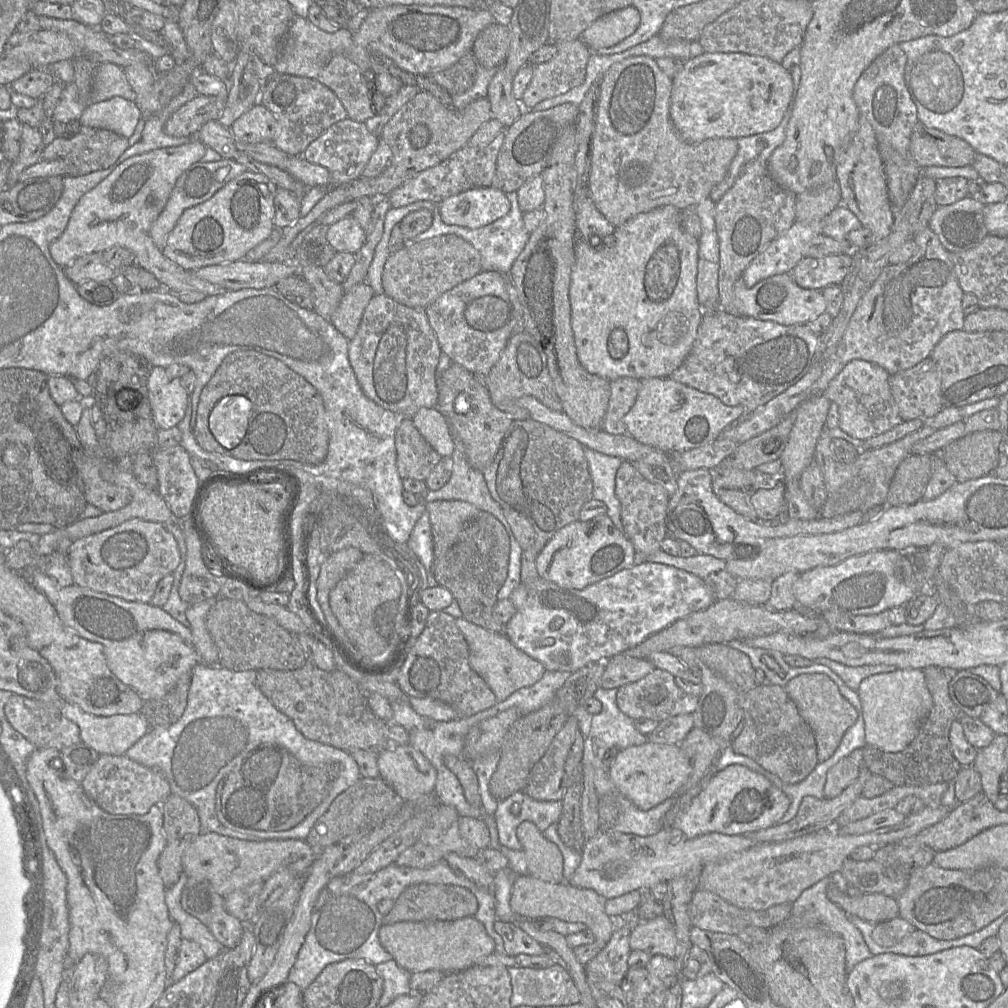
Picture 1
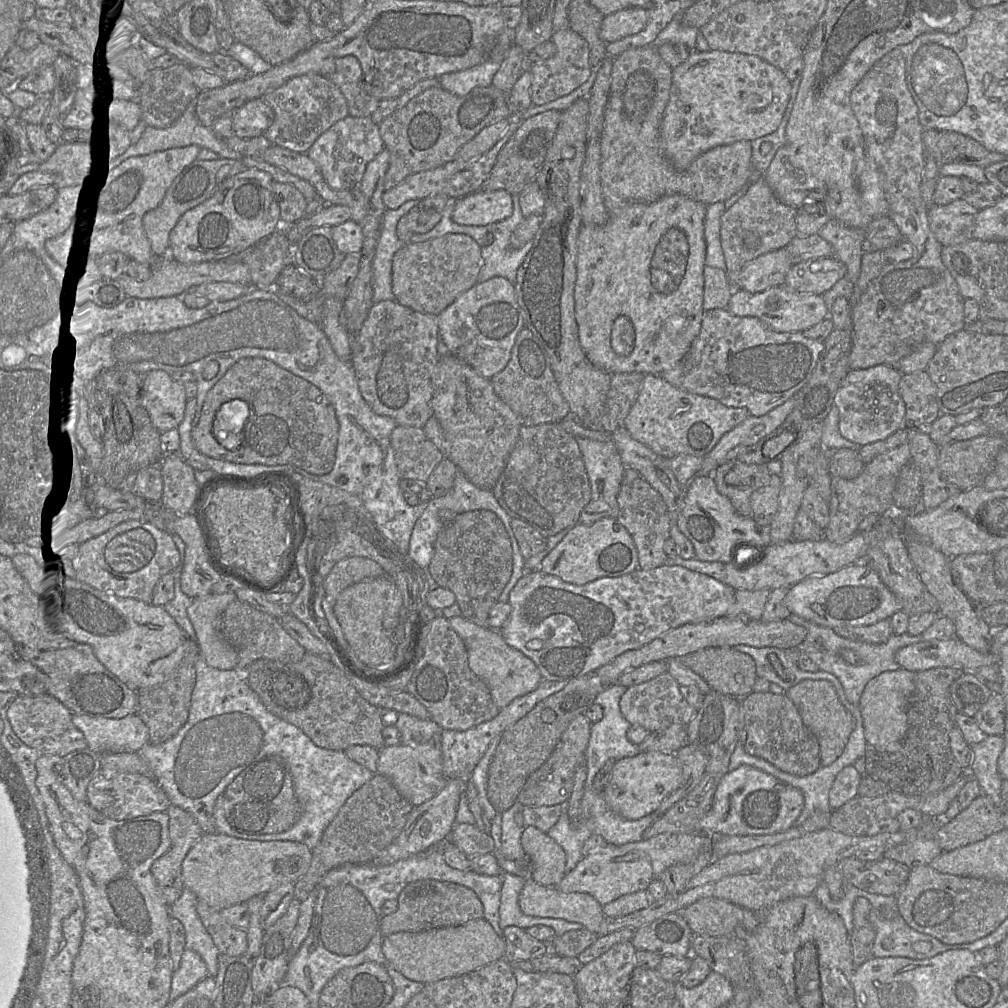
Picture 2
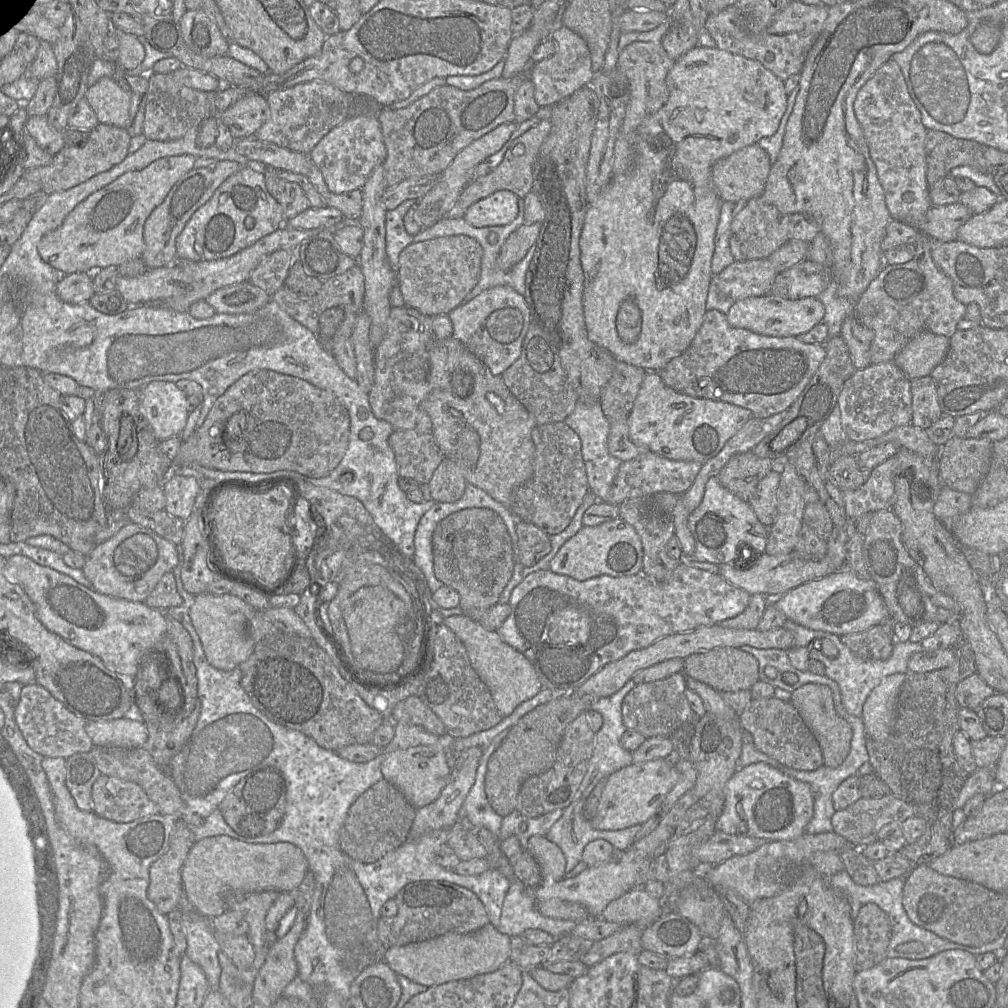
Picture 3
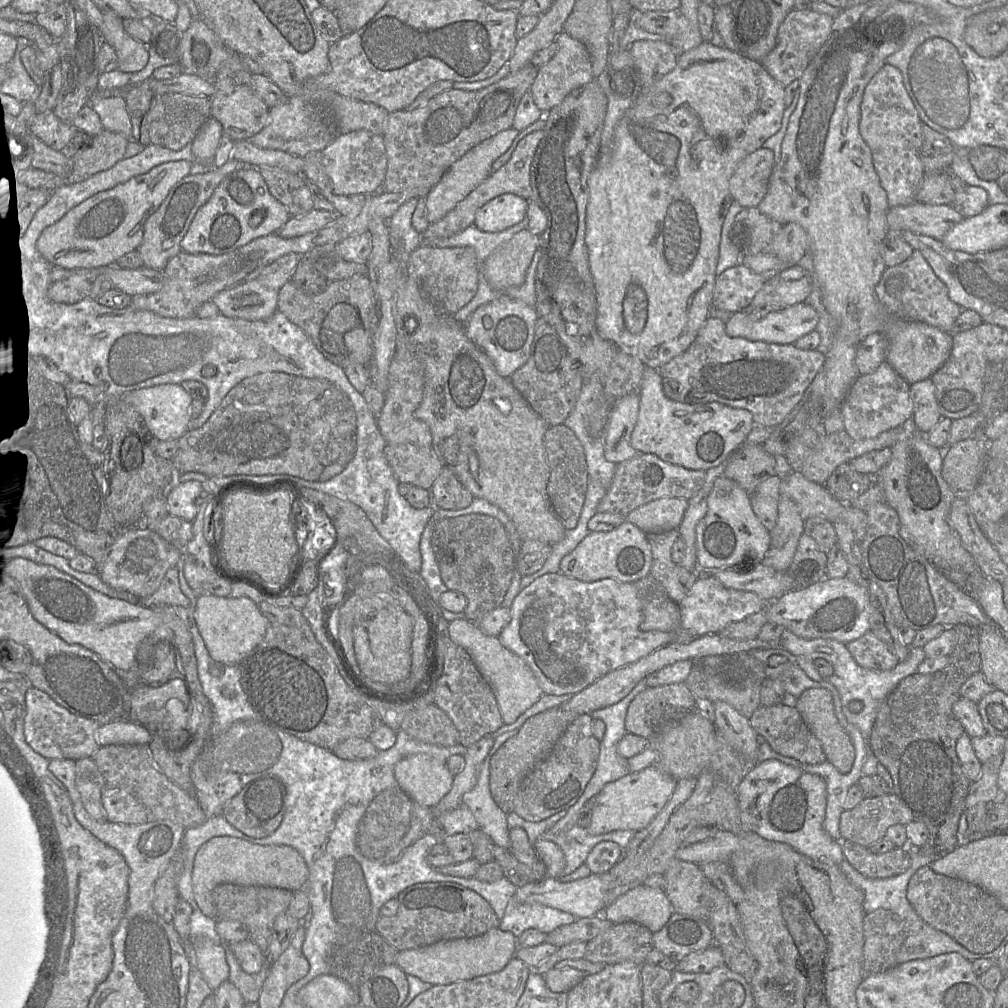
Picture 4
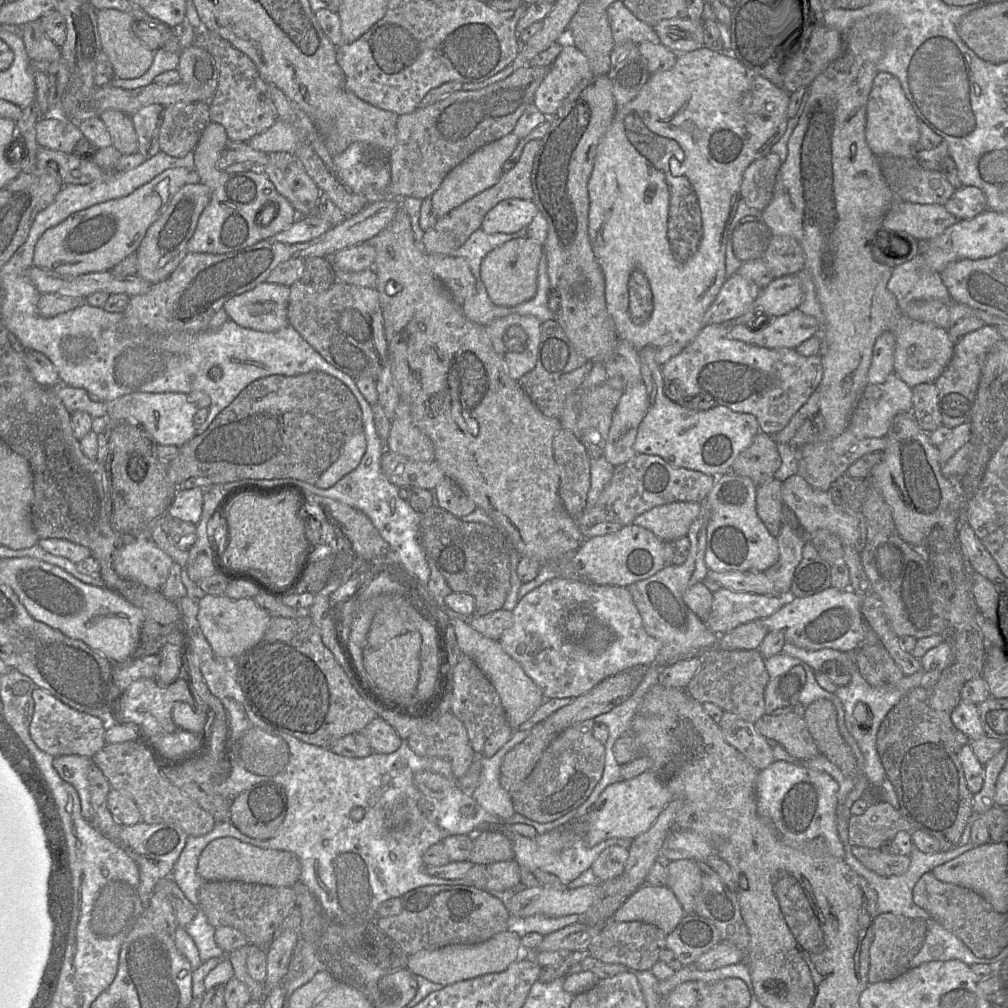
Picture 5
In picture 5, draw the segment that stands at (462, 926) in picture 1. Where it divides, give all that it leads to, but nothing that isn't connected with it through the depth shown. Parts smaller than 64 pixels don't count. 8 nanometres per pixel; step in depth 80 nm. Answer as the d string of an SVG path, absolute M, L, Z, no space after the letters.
M508 930L477 944L454 944L408 956L407 969L415 975L443 986L490 973L504 971L522 955L521 937Z

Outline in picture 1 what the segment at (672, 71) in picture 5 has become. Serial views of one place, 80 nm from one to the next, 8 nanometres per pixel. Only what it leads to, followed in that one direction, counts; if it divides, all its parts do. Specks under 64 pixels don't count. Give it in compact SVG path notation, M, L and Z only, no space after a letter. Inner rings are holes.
M706 53L691 57L672 79L670 118L683 140L741 138L774 130L793 92L791 73L779 62L746 53ZM673 205L640 213L616 227L611 235L593 234L589 242L576 238L569 288L571 327L577 358L586 371L608 381L621 377L667 378L683 363L703 315L696 288L698 249L699 239L683 230L681 210Z

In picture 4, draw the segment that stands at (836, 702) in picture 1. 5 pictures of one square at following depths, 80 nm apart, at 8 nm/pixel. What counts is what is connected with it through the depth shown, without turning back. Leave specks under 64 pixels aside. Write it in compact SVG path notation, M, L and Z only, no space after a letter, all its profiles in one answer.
M809 688L796 699L796 709L809 730L819 740L827 761L843 774L848 773L855 760L855 749L846 730L840 725L834 710L831 693L825 688Z

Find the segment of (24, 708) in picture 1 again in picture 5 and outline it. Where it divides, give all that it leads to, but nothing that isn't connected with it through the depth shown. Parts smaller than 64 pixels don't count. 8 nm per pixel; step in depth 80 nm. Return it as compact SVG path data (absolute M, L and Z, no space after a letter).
M38 686L33 691L33 699L35 709L30 723L30 736L44 752L54 757L81 755L93 758L107 744L105 733L112 718L102 719L80 712Z

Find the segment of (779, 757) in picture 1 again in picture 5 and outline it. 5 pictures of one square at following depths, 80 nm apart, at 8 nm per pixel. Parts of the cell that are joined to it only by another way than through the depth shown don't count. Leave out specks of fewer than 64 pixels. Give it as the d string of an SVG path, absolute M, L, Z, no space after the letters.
M795 710L764 714L755 723L758 733L767 740L776 741L798 759L809 759L820 754L804 718Z

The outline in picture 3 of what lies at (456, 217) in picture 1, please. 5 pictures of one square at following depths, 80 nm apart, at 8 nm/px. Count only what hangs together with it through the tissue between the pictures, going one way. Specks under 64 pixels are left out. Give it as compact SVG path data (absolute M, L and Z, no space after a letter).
M497 191L472 204L463 219L478 228L507 225L518 215L518 199L512 191Z

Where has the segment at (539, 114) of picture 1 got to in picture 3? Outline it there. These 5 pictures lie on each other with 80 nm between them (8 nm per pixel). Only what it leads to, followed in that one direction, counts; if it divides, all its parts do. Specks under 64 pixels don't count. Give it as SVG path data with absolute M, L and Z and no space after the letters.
M546 118L518 137L506 151L502 162L488 175L473 179L464 188L454 206L444 217L463 218L465 212L472 204L500 190L512 191L515 195L523 199L532 190L533 167L539 150L549 135L550 130L551 121L549 118Z

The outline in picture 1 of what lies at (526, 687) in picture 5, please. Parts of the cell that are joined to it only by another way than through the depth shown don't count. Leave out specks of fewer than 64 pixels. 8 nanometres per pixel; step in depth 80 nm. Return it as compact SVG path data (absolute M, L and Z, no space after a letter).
M463 617L457 618L456 624L468 644L471 668L489 685L498 702L506 700L521 688L534 685L542 678L545 672L543 664L517 648L504 633L487 630Z

